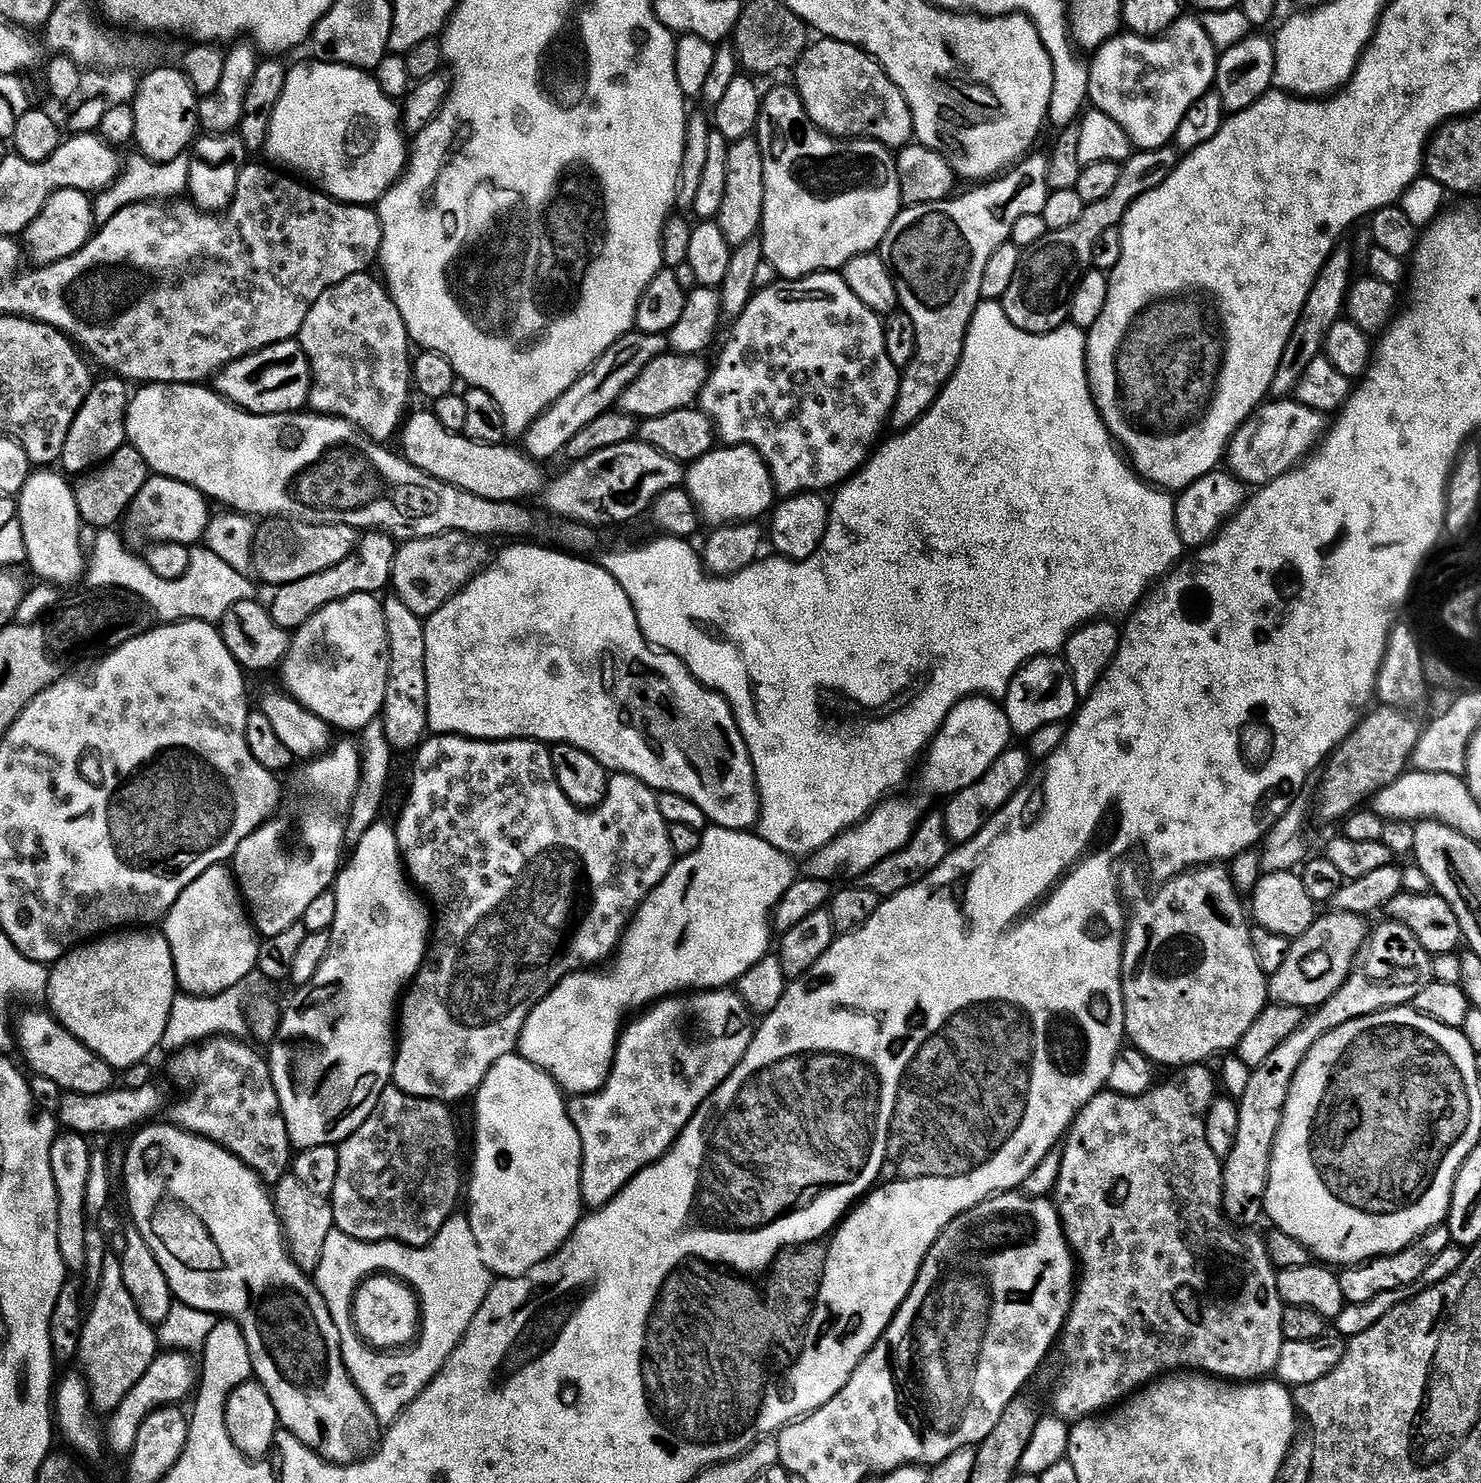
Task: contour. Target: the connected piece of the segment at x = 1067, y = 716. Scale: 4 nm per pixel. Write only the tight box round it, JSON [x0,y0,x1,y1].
[1002,655,1078,738]

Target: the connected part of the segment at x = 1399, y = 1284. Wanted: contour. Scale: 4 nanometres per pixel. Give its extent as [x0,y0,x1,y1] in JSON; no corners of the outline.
[1339,1226,1453,1304]

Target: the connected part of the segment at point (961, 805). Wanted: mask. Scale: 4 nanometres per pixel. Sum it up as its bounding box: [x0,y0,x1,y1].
[943,747,1034,846]

